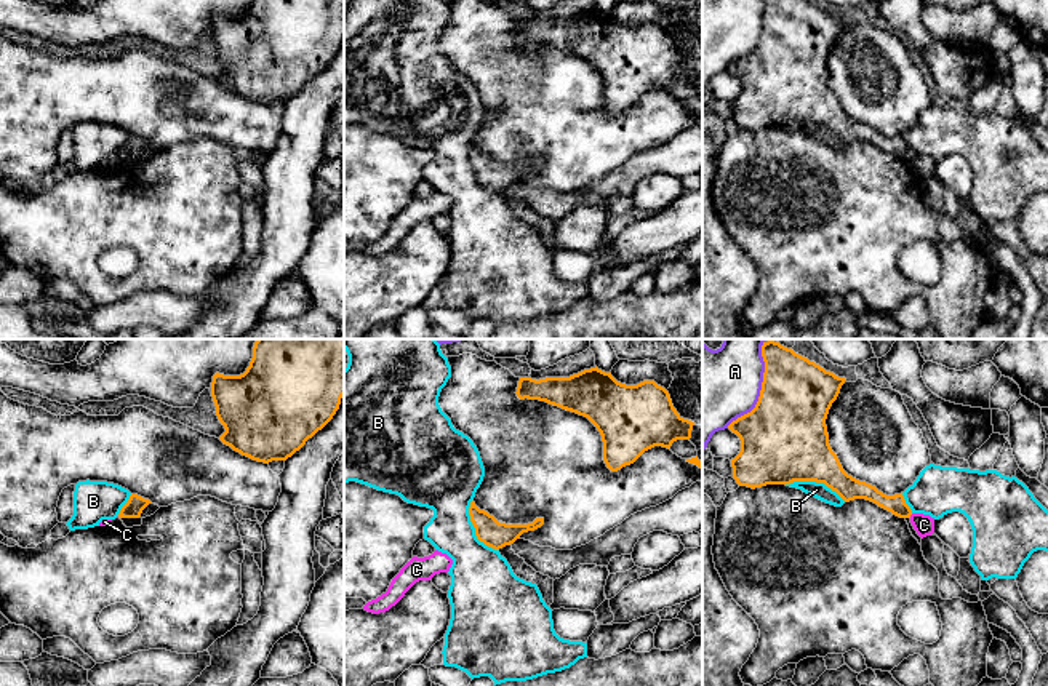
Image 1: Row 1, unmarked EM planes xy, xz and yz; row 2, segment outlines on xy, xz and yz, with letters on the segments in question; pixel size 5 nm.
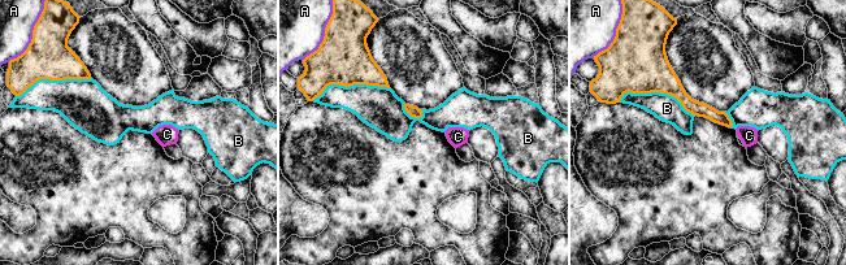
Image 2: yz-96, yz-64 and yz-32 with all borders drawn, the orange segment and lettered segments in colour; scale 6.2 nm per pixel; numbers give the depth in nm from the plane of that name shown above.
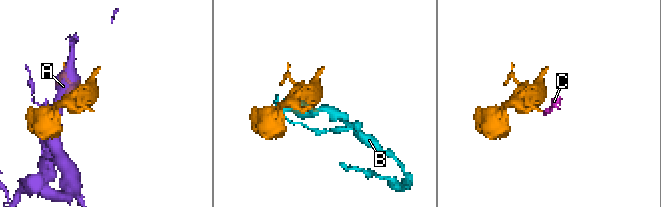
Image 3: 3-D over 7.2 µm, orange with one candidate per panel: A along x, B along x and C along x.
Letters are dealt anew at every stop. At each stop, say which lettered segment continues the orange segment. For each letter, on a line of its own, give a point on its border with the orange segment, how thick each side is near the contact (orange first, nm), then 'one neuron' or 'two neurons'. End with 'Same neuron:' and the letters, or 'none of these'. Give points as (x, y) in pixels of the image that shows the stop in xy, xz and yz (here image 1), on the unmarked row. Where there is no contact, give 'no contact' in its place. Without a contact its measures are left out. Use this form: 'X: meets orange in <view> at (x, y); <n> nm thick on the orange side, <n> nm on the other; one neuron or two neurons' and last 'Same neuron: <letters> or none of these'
A: meets orange in yz at (759, 39); 440 nm thick on the orange side, 360 nm on the other; two neurons
B: meets orange in xz at (476, 171); 140 nm thick on the orange side, 300 nm on the other; two neurons
C: meets orange in yz at (911, 155); 100 nm thick on the orange side, 100 nm on the other; two neurons
Same neuron: none of these

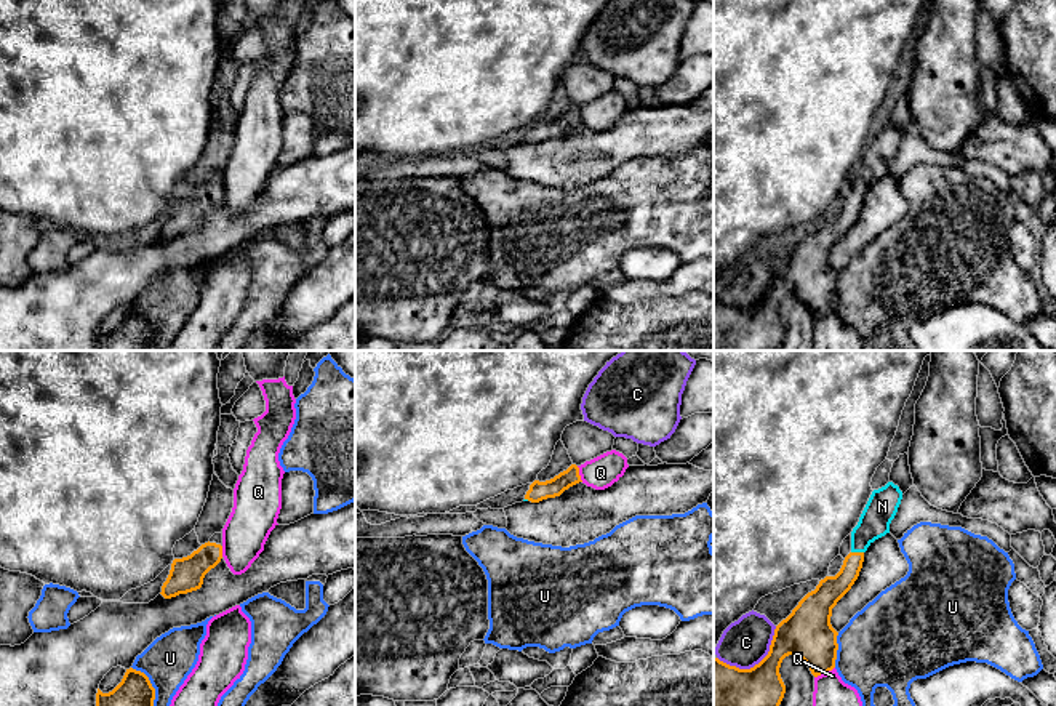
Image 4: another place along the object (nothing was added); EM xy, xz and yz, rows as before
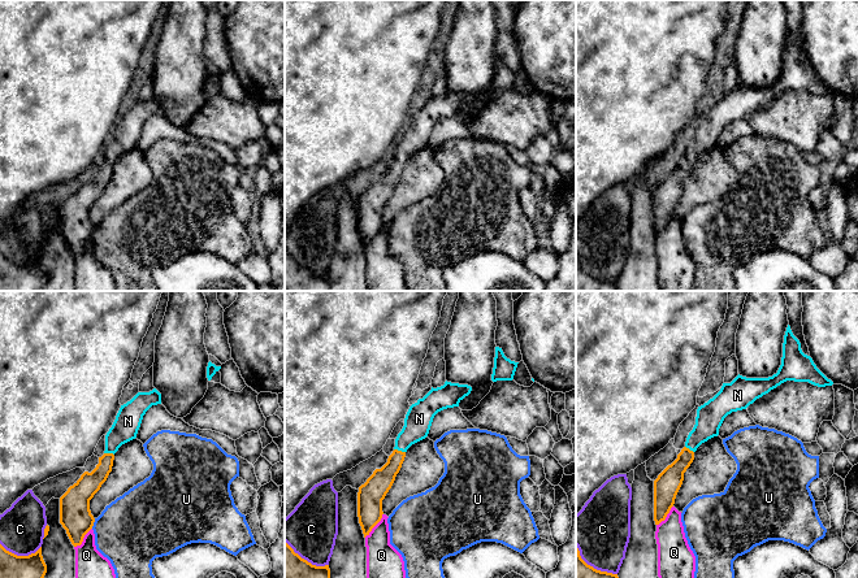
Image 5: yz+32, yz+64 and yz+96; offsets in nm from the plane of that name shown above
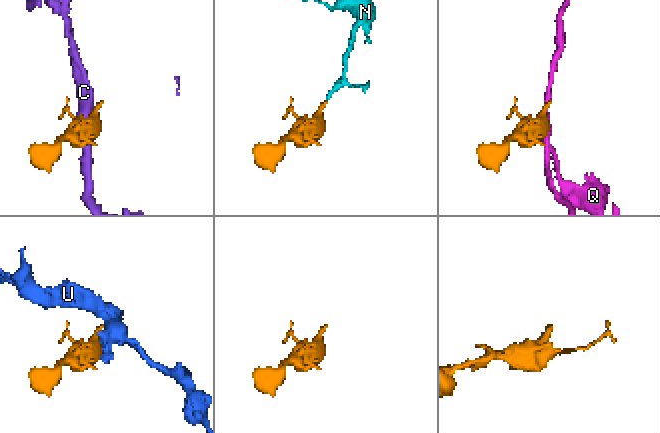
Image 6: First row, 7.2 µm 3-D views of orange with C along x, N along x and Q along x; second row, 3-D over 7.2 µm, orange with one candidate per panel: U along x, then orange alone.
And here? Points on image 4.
C: meets orange in yz at (756, 306); 400 nm thick on the orange side, 240 nm on the other; two neurons
N: meets orange in yz at (858, 194); 140 nm thick on the orange side, 160 nm on the other; one neuron
Q: meets orange in yz at (824, 314); 260 nm thick on the orange side, 260 nm on the other; two neurons
U: meets orange in yz at (837, 290); 260 nm thick on the orange side, 440 nm on the other; two neurons
Same neuron: N

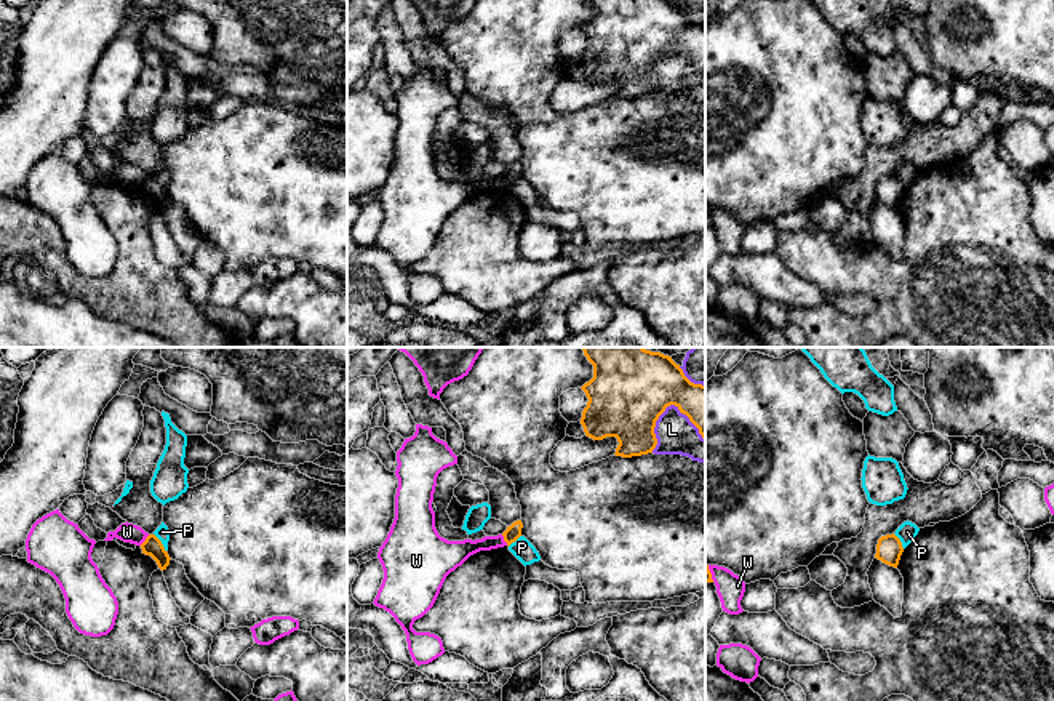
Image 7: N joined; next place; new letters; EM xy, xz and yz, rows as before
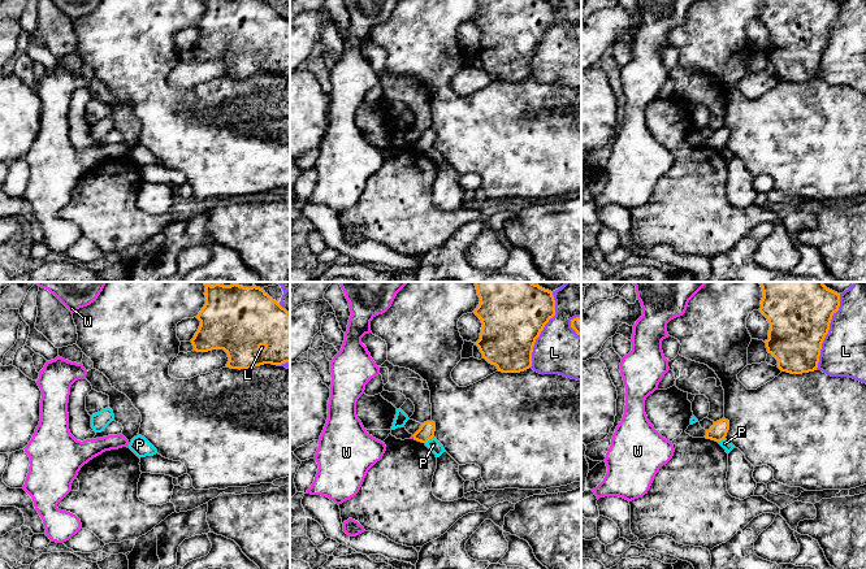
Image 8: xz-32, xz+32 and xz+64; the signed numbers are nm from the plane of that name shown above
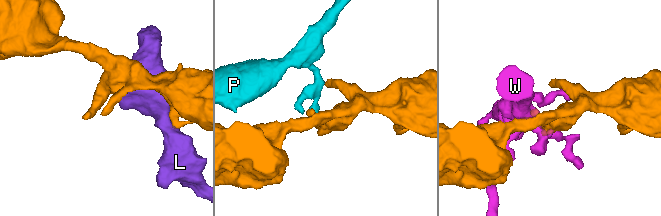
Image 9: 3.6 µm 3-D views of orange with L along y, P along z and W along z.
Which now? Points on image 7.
L: meets orange in xz at (666, 48); 380 nm thick on the orange side, 200 nm on the other; two neurons
P: meets orange in xy at (160, 184); 100 nm thick on the orange side, 70 nm on the other; two neurons
W: meets orange in xy at (146, 181); 100 nm thick on the orange side, 100 nm on the other; two neurons
Same neuron: none of these

